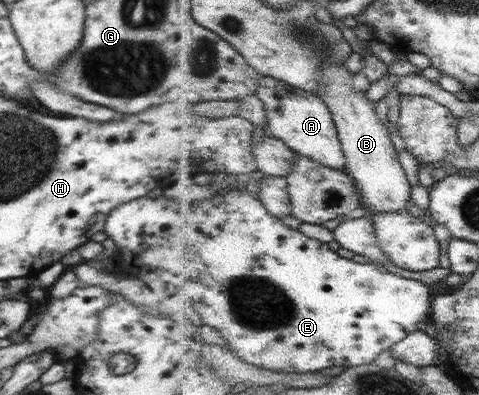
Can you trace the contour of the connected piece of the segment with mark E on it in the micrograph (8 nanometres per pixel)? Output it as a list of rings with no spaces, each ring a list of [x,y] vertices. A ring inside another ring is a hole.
[[[244,185],[222,190],[210,196],[210,200],[196,204],[172,200],[180,198],[180,194],[172,196],[172,192],[160,192],[153,198],[137,198],[110,211],[103,230],[116,244],[114,273],[128,274],[129,278],[142,282],[138,294],[140,304],[136,306],[162,318],[164,308],[170,306],[168,302],[162,302],[162,292],[168,292],[166,278],[182,282],[182,294],[176,296],[192,296],[206,324],[218,328],[216,336],[224,334],[226,344],[246,362],[292,375],[346,364],[372,364],[384,350],[392,349],[416,332],[420,322],[431,320],[435,296],[430,285],[392,274],[374,262],[360,263],[340,256],[329,243],[305,235],[300,228],[290,228],[269,212],[260,194],[250,192]]]

